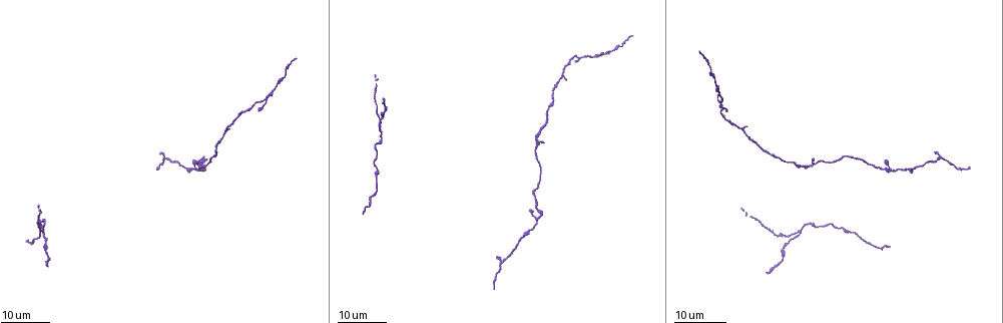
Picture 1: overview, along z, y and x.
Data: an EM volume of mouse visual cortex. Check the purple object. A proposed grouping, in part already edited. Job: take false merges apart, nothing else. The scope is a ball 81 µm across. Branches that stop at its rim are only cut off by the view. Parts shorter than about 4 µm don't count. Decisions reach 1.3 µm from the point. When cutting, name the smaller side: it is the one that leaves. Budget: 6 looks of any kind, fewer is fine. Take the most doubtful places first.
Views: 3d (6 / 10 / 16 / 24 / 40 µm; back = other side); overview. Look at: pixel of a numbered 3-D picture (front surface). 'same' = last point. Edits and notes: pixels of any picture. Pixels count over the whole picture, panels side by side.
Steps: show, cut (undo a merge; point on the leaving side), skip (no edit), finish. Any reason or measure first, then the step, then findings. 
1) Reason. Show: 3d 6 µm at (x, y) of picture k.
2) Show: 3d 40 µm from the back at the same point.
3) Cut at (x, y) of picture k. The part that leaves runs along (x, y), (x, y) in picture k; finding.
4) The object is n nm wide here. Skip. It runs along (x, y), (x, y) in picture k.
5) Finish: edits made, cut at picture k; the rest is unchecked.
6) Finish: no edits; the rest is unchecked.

Three arms meet. Show: 3d 16 µm at (796, 232) of picture 1.

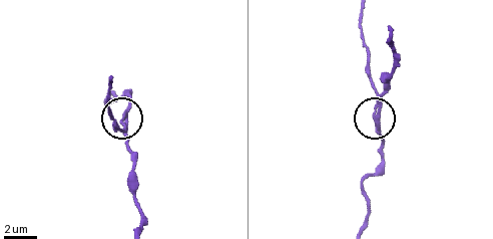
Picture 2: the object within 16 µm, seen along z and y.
Show: 3d 10 µm at (120, 120) of picture 2.

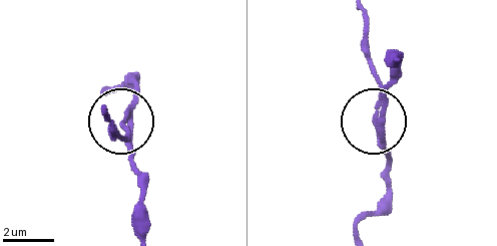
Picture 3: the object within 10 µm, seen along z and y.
The side arm is 11 µm long; 3 arms meet here. Skip. Continuous, no second neuron.

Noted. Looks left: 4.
Thin arm on a thick one. Show: 3d 24 µm at (499, 260) of picture 1.

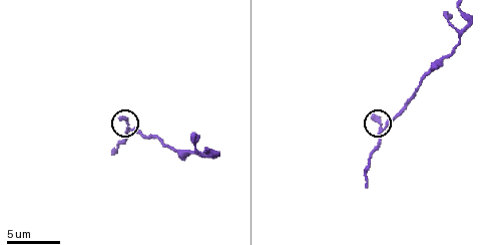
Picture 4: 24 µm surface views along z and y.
Show: 3d 6 µm at (381, 125) of picture 4.

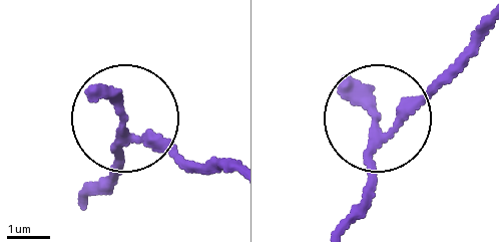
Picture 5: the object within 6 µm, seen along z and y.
The object is 170 nm wide here. Skip. It runs along (232, 168), (167, 157), (124, 125), (114, 193) in picture 5; continuous, no second neuron.

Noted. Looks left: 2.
Finish: no edits; the rest is unchecked.

